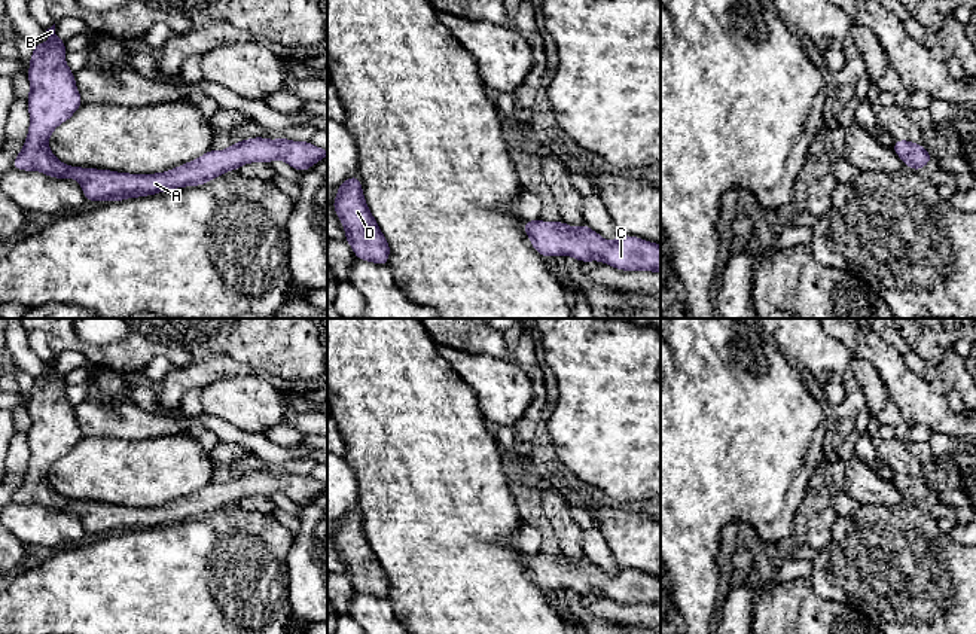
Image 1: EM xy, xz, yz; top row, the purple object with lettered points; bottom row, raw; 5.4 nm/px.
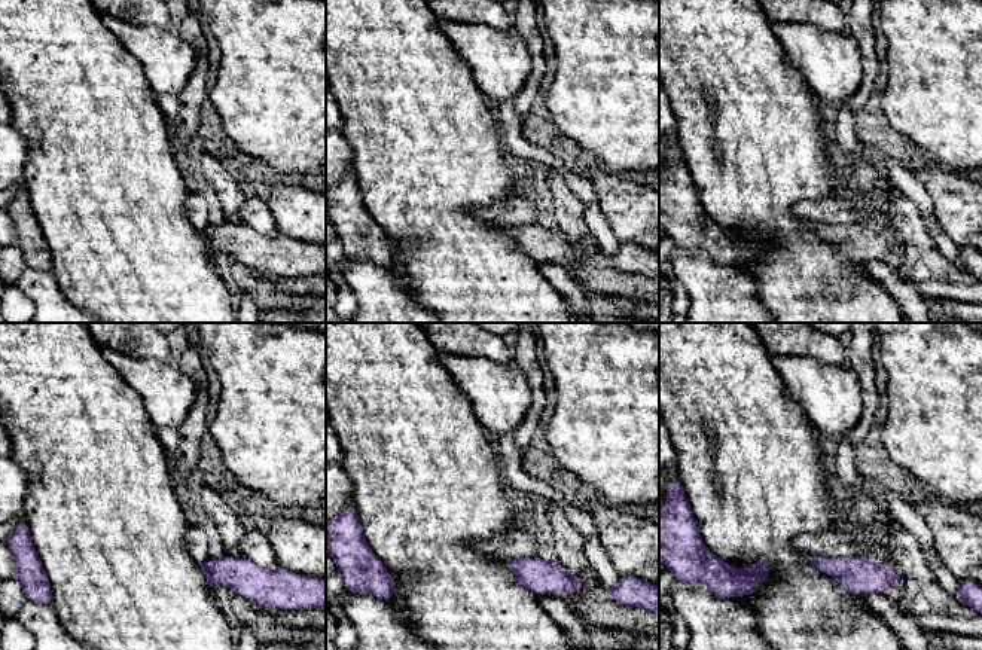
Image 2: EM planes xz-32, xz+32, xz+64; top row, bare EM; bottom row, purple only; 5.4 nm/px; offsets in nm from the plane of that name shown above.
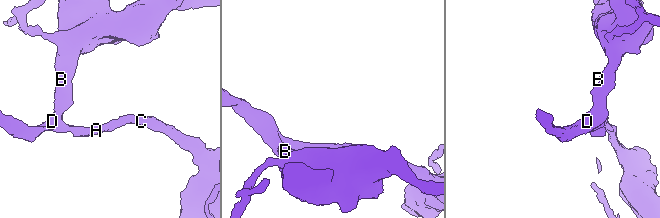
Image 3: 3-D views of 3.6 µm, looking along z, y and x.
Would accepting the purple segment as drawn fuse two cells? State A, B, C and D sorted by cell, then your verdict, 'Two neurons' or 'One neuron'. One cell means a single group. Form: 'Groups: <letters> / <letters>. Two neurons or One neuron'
Groups: A B C D. One neuron

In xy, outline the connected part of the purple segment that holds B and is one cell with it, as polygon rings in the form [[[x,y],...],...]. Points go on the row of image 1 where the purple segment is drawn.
[[[55,24],[46,31],[49,42],[34,45],[30,58],[27,71],[30,127],[12,168],[42,171],[54,179],[71,177],[79,182],[86,201],[110,202],[149,196],[168,189],[201,186],[251,162],[281,159],[296,171],[306,171],[327,156],[326,149],[311,141],[254,137],[232,143],[226,150],[208,150],[165,173],[131,174],[62,164],[52,153],[48,141],[54,129],[68,121],[83,101],[76,88],[74,71],[65,64],[65,43],[55,34]]]

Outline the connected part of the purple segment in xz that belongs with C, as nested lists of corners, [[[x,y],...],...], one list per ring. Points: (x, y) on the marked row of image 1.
[[[525,220],[524,231],[531,240],[533,249],[545,257],[555,254],[571,256],[579,262],[600,260],[620,271],[650,271],[661,272],[661,246],[638,237],[617,235],[614,241],[607,241],[588,225],[574,228],[564,222]]]

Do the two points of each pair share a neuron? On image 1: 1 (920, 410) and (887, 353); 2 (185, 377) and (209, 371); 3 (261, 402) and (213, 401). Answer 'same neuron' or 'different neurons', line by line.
1: same neuron
2: same neuron
3: same neuron

